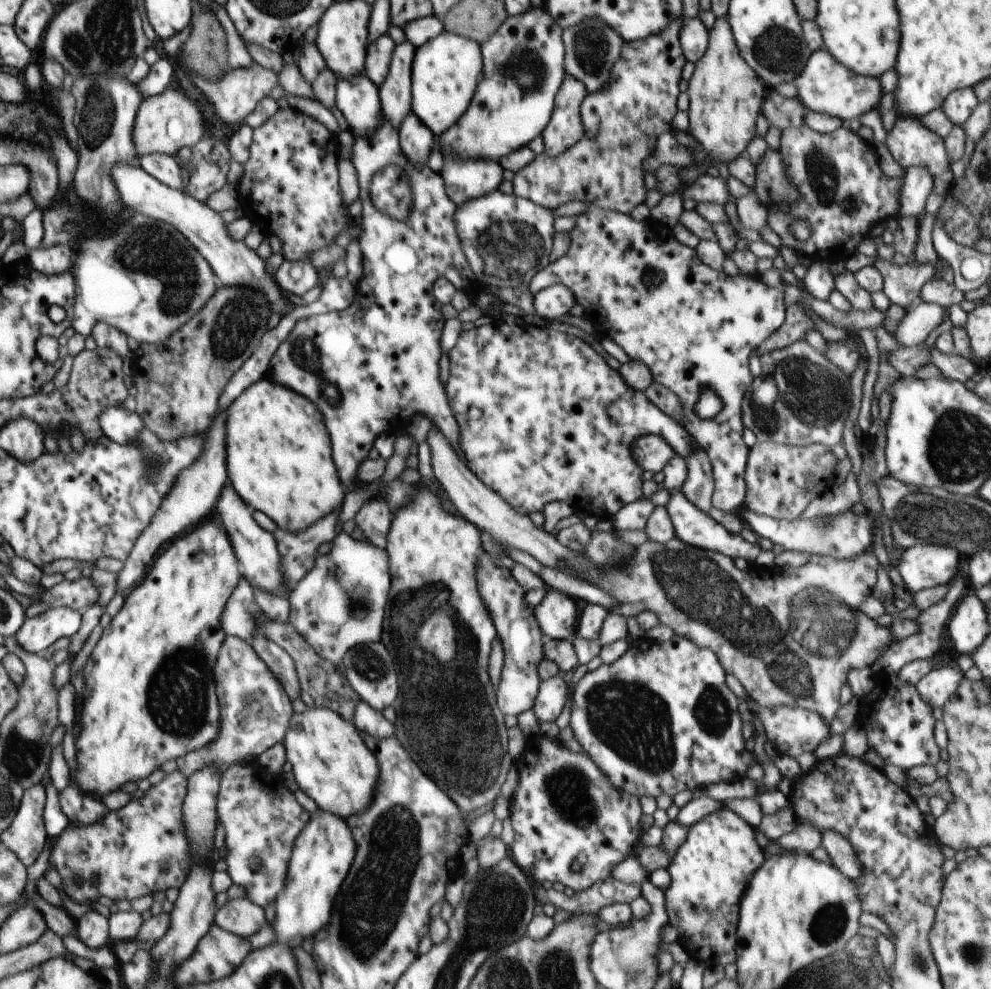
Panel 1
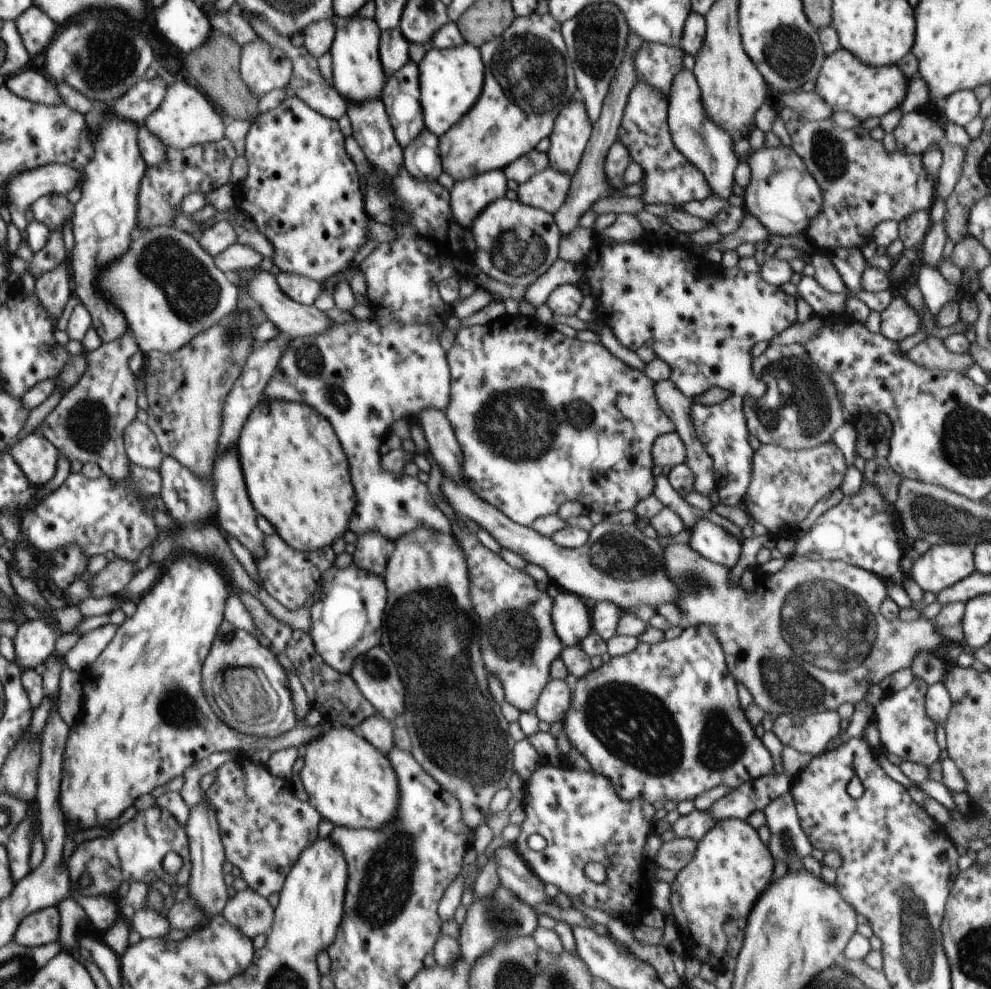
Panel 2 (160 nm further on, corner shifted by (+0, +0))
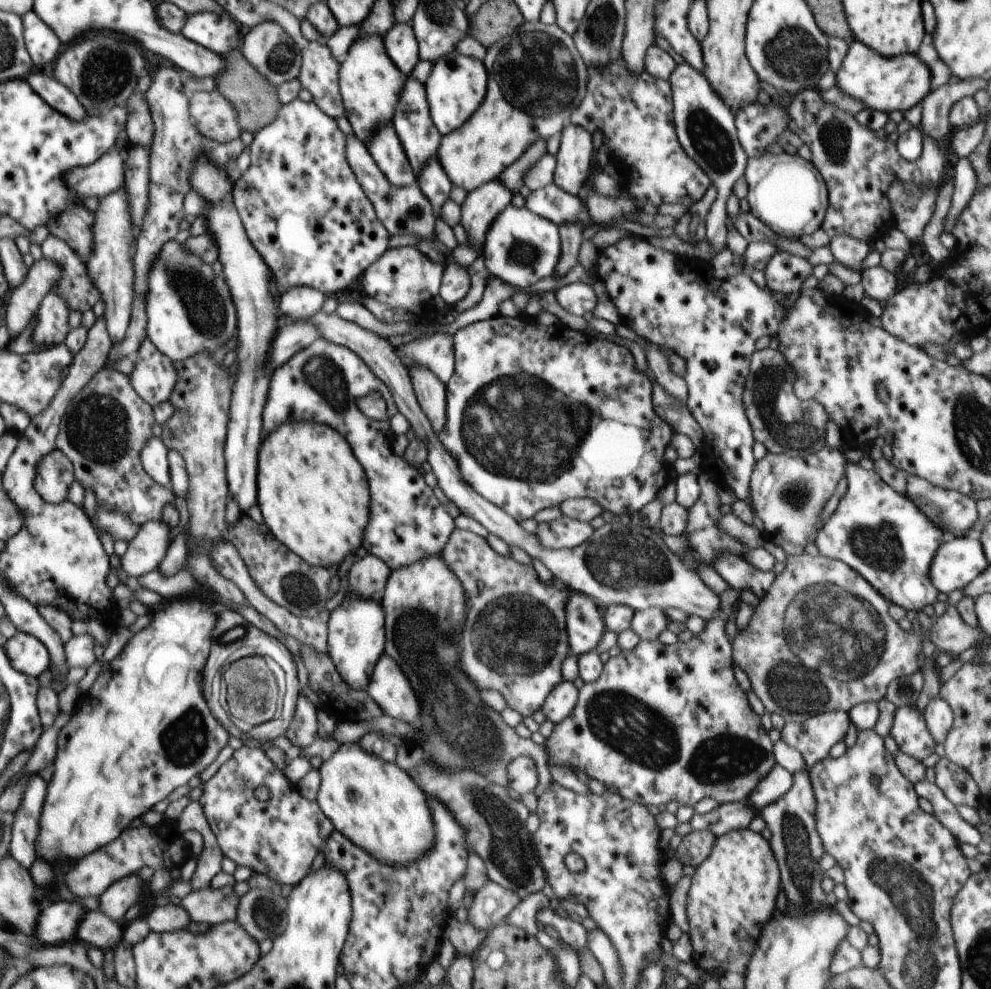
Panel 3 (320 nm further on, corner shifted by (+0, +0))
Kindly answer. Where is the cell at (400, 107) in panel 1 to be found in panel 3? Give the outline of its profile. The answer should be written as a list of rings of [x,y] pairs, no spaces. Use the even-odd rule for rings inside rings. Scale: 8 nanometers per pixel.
[[[409,76],[404,90],[399,96],[392,125],[396,129],[415,177],[418,177],[427,163],[437,154],[437,150],[441,146],[442,135],[431,119],[425,86],[412,76]]]

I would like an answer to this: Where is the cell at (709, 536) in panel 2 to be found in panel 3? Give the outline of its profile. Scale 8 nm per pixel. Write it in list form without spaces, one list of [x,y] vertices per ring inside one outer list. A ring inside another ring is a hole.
[[[724,552],[717,555],[712,566],[734,590],[741,594],[748,589],[759,599],[767,593],[776,576],[772,570],[758,570],[743,558]]]

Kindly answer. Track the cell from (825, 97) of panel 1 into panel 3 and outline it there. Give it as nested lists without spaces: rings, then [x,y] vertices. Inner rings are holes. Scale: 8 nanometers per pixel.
[[[854,41],[849,45],[848,52],[843,58],[839,71],[836,73],[836,86],[842,89],[843,93],[863,102],[865,108],[886,111],[887,113],[894,112],[894,110],[905,112],[921,103],[926,95],[930,94],[930,91],[932,91],[931,78],[931,70],[927,68],[917,53],[898,55],[897,57],[883,57],[868,45],[860,41]]]

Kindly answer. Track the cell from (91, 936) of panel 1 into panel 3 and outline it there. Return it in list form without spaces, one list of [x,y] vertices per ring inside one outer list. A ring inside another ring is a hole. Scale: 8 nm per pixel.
[[[130,874],[130,878],[122,878],[118,886],[110,886],[110,890],[102,893],[102,910],[111,919],[119,924],[125,922],[125,914],[140,900],[142,894],[142,882],[136,874]]]

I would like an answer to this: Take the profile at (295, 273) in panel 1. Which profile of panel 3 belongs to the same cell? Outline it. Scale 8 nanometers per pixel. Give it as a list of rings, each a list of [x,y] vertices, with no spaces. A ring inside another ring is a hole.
[[[292,287],[279,295],[279,313],[290,323],[306,321],[320,312],[327,296],[312,287]]]

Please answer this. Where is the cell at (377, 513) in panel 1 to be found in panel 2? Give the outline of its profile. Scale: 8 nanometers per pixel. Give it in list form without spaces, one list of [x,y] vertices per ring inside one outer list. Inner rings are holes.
[[[367,532],[357,538],[354,564],[383,578],[390,554],[394,552],[395,544],[381,534]]]

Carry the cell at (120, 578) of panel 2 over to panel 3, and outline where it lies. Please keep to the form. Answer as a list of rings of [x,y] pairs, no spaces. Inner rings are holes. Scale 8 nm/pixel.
[[[163,520],[140,526],[140,532],[128,542],[128,549],[121,556],[121,568],[137,578],[158,569],[173,541],[171,529]]]

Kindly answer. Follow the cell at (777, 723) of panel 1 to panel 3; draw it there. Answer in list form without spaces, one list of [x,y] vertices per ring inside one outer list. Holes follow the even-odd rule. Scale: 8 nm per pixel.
[[[835,710],[810,717],[803,723],[786,723],[781,736],[791,747],[800,750],[810,769],[829,757],[834,744],[844,741],[850,725],[848,713]]]

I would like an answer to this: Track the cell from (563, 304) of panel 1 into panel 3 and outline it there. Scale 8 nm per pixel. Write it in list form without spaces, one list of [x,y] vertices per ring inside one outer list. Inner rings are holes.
[[[578,281],[558,288],[555,292],[558,304],[576,316],[593,312],[597,305],[597,294],[591,284]]]

